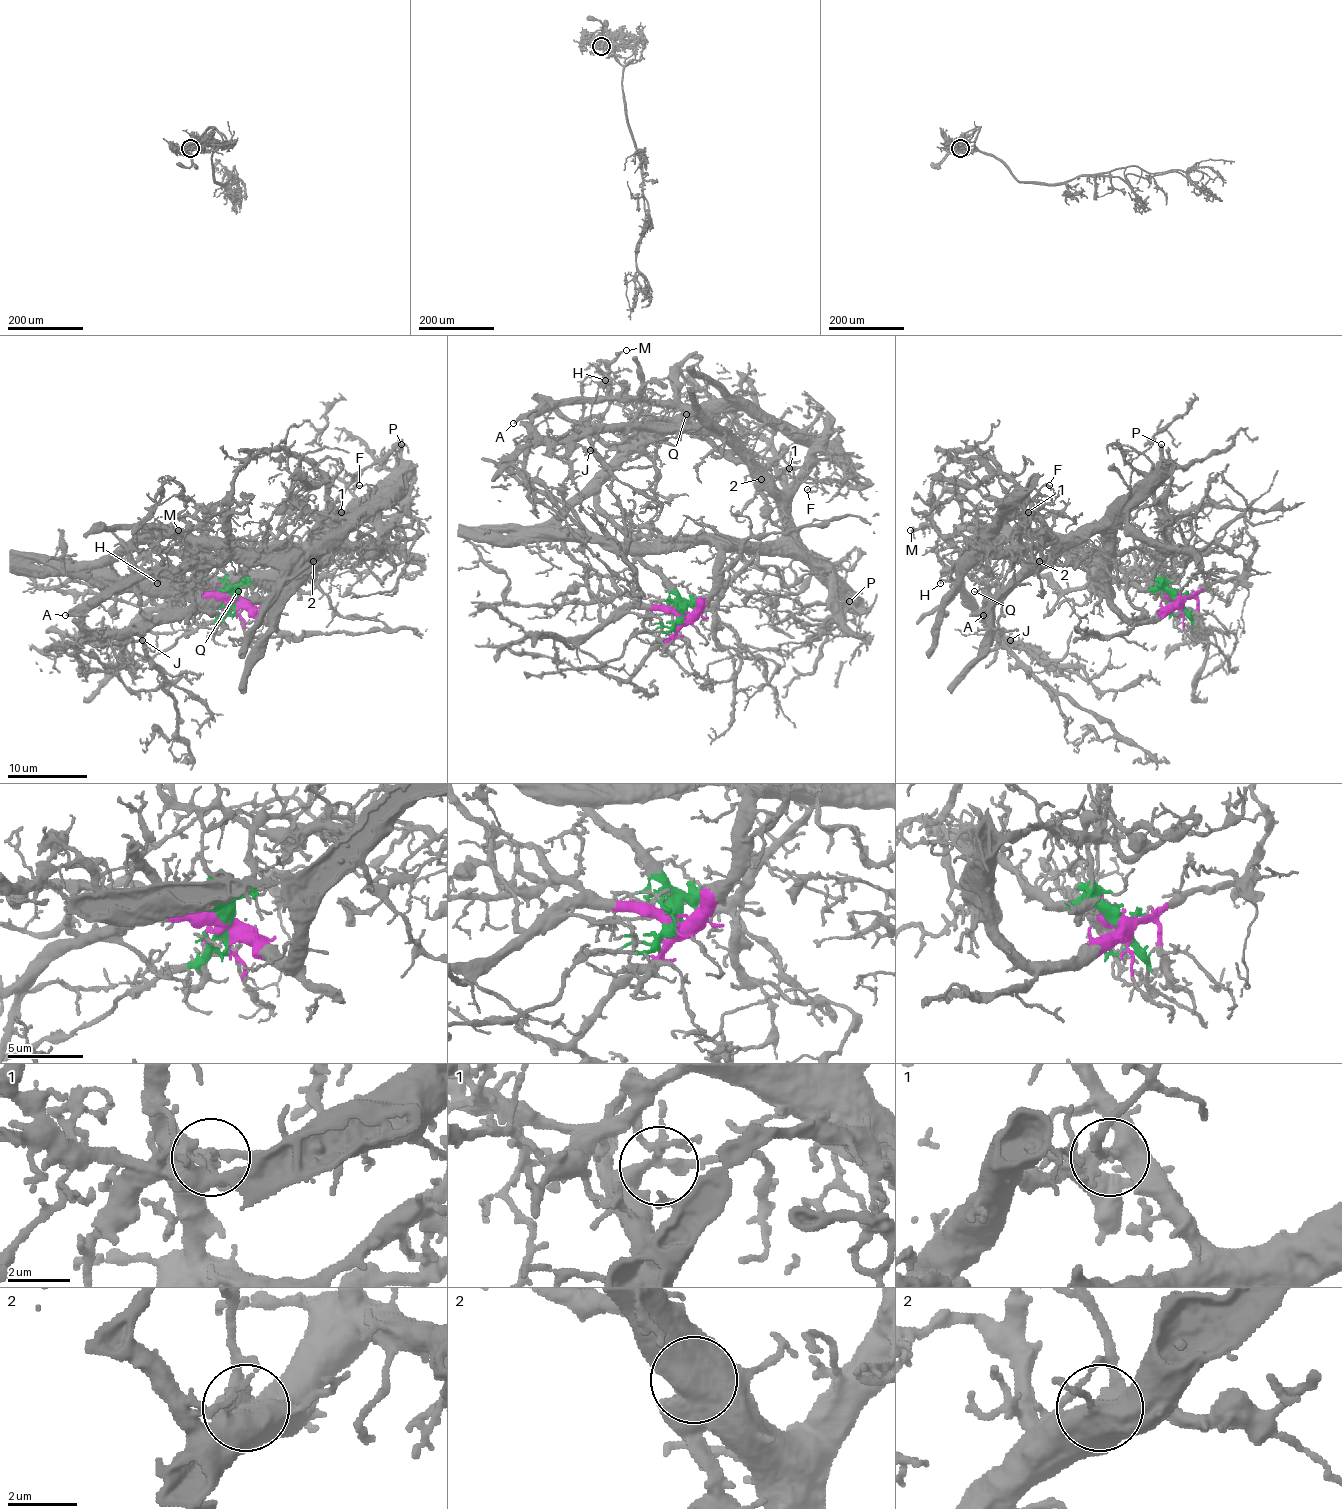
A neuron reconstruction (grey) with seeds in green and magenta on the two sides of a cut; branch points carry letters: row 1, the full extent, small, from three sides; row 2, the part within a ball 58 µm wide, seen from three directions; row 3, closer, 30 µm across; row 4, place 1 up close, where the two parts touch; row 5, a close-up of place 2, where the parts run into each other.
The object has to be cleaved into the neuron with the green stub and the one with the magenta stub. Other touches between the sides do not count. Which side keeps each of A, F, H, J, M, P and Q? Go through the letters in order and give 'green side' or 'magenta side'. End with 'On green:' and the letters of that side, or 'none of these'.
A: green side
F: magenta side
H: green side
J: magenta side
M: green side
P: magenta side
Q: green side
On green: A, H, M, Q

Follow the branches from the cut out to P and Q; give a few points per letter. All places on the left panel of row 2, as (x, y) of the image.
P: (232, 599), (240, 605), (248, 605), (266, 619), (280, 593), (280, 585), (400, 462), (402, 444)
Q: (232, 599), (228, 589), (214, 589), (187, 561), (165, 553), (151, 538), (212, 540), (244, 569), (238, 591)

